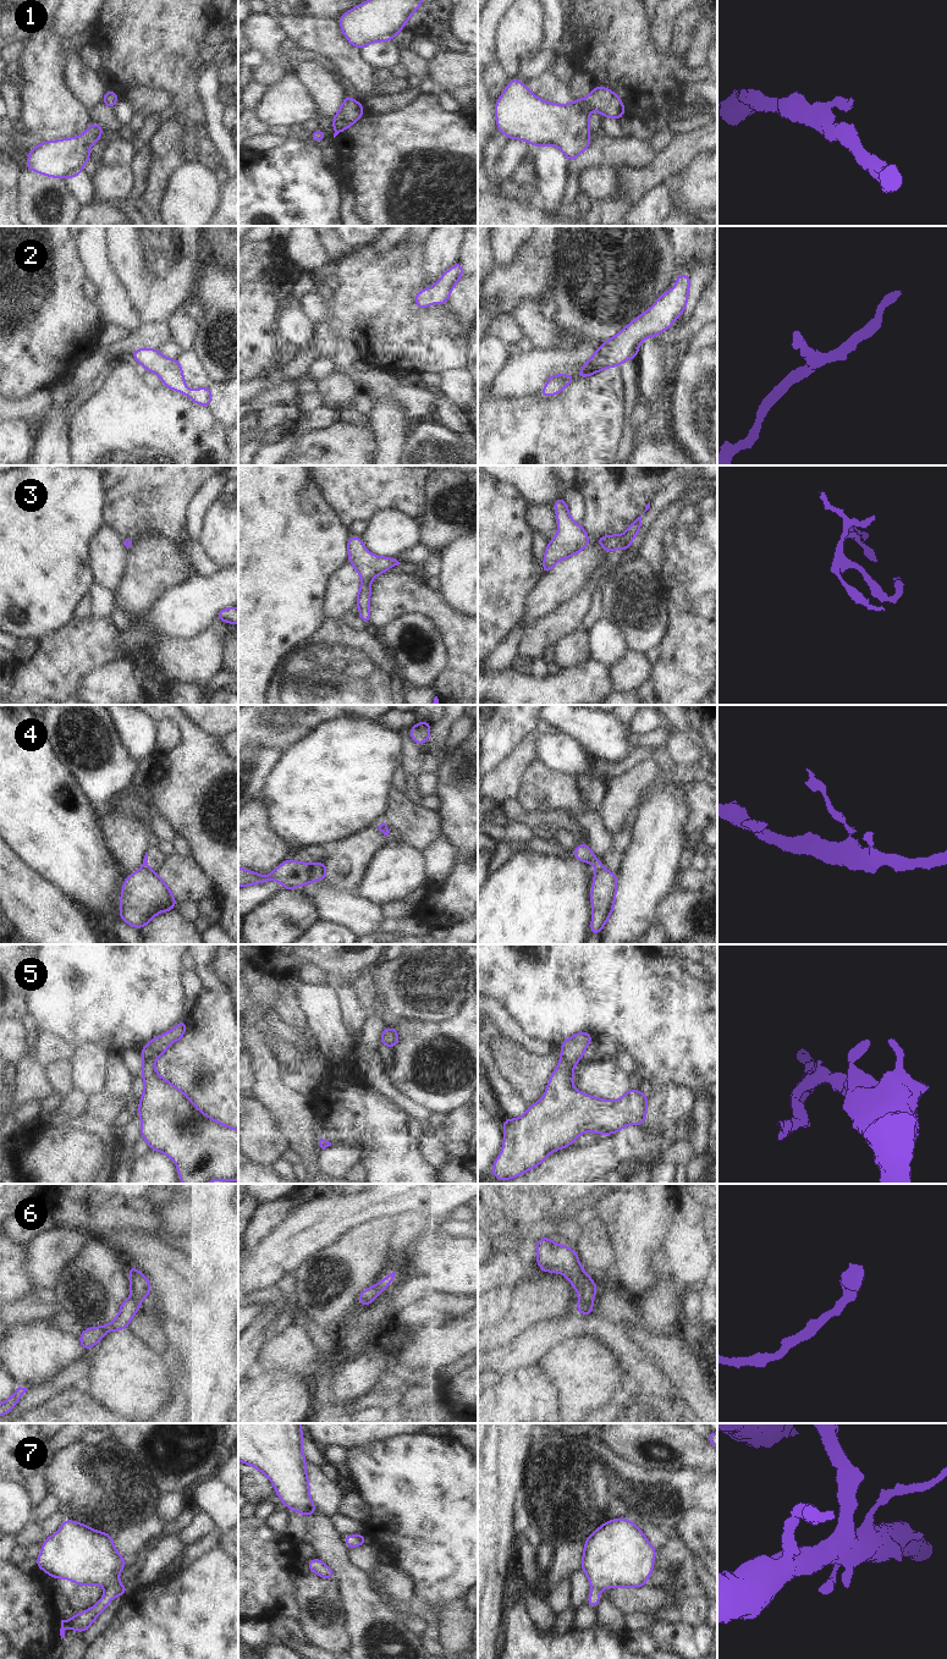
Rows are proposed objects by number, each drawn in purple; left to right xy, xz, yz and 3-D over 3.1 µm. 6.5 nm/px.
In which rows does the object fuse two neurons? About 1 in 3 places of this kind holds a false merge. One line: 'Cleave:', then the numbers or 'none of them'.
Cleave: 4

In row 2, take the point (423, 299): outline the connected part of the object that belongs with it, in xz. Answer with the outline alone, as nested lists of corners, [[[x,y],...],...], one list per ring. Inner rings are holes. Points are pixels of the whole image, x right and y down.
[[[461,260],[452,268],[450,268],[440,280],[428,287],[426,290],[419,291],[414,298],[414,303],[424,310],[433,302],[436,304],[445,304],[452,292],[455,285],[459,281],[463,274],[463,266]]]

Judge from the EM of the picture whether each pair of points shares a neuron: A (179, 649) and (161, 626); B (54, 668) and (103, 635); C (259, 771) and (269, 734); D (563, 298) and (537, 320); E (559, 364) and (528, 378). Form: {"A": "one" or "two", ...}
{"A": "two", "B": "one", "C": "two", "D": "two", "E": "one"}

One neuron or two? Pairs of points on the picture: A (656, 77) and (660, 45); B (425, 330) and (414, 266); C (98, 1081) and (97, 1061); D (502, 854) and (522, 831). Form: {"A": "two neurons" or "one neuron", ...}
{"A": "two neurons", "B": "one neuron", "C": "one neuron", "D": "two neurons"}

